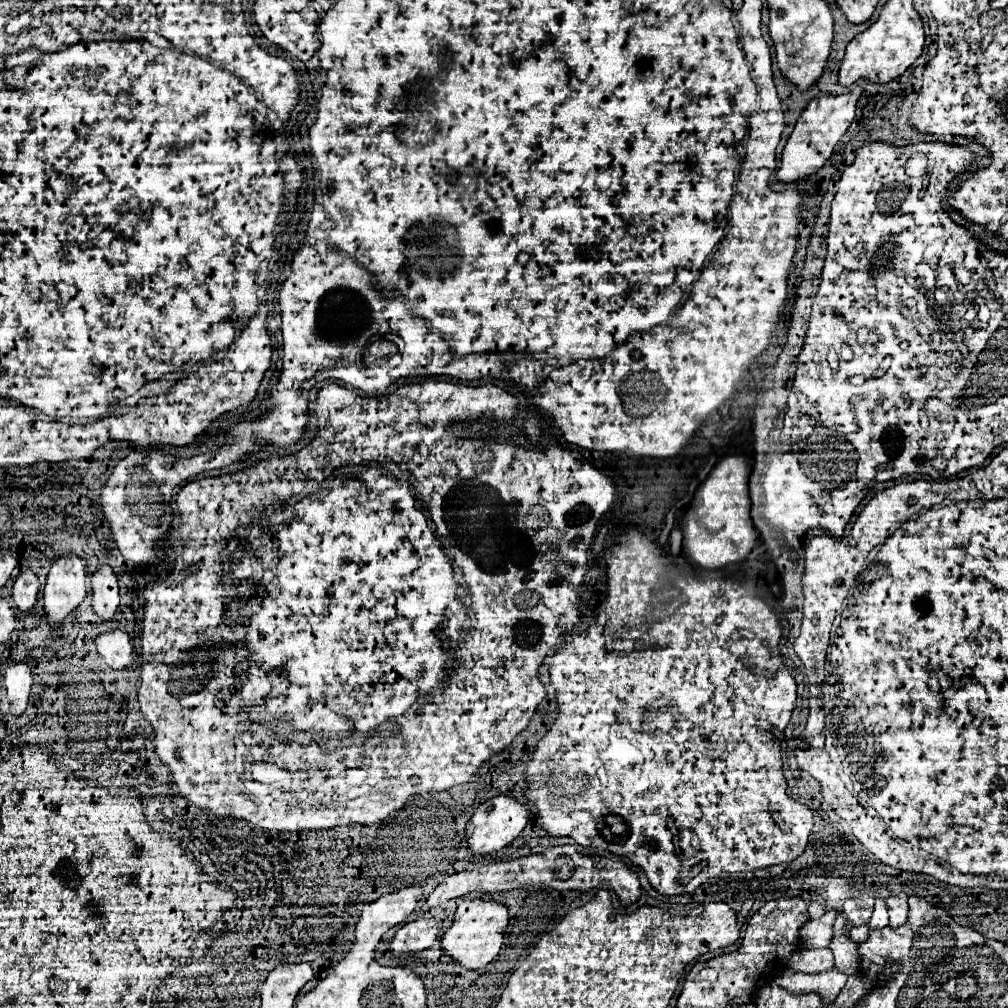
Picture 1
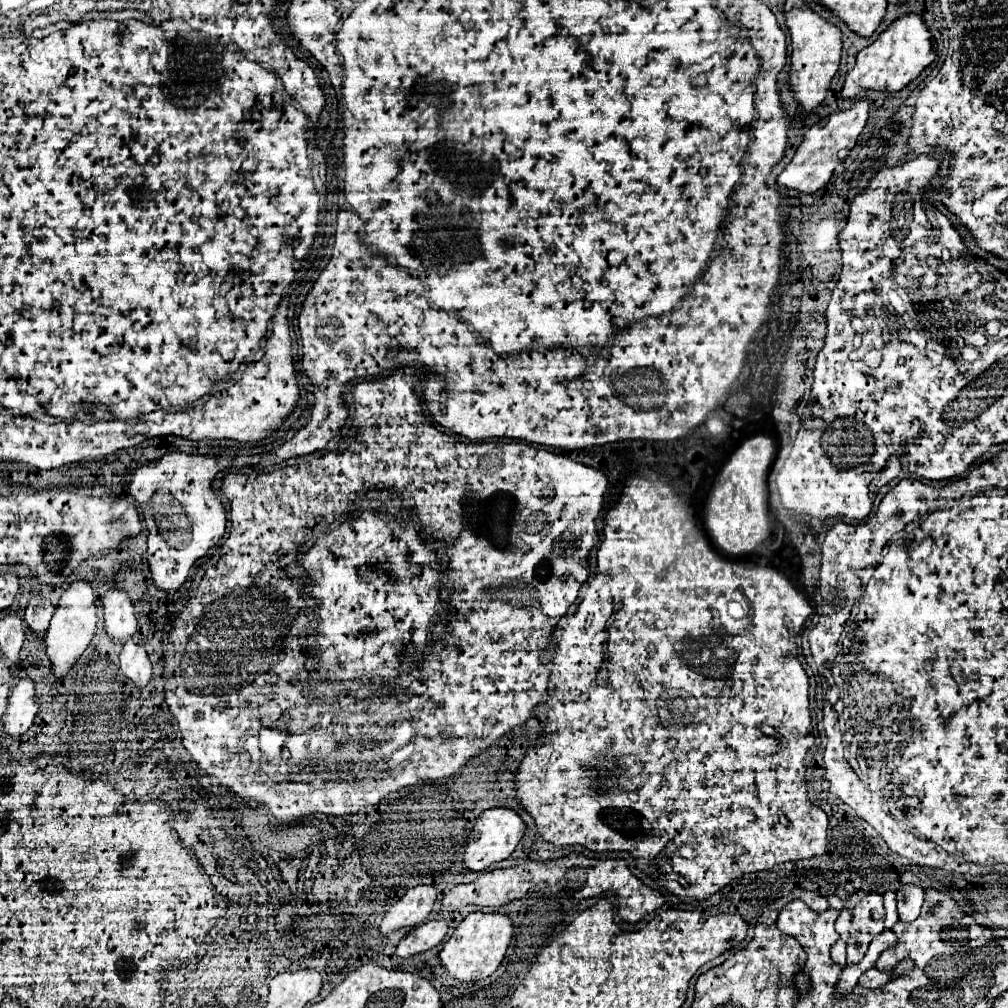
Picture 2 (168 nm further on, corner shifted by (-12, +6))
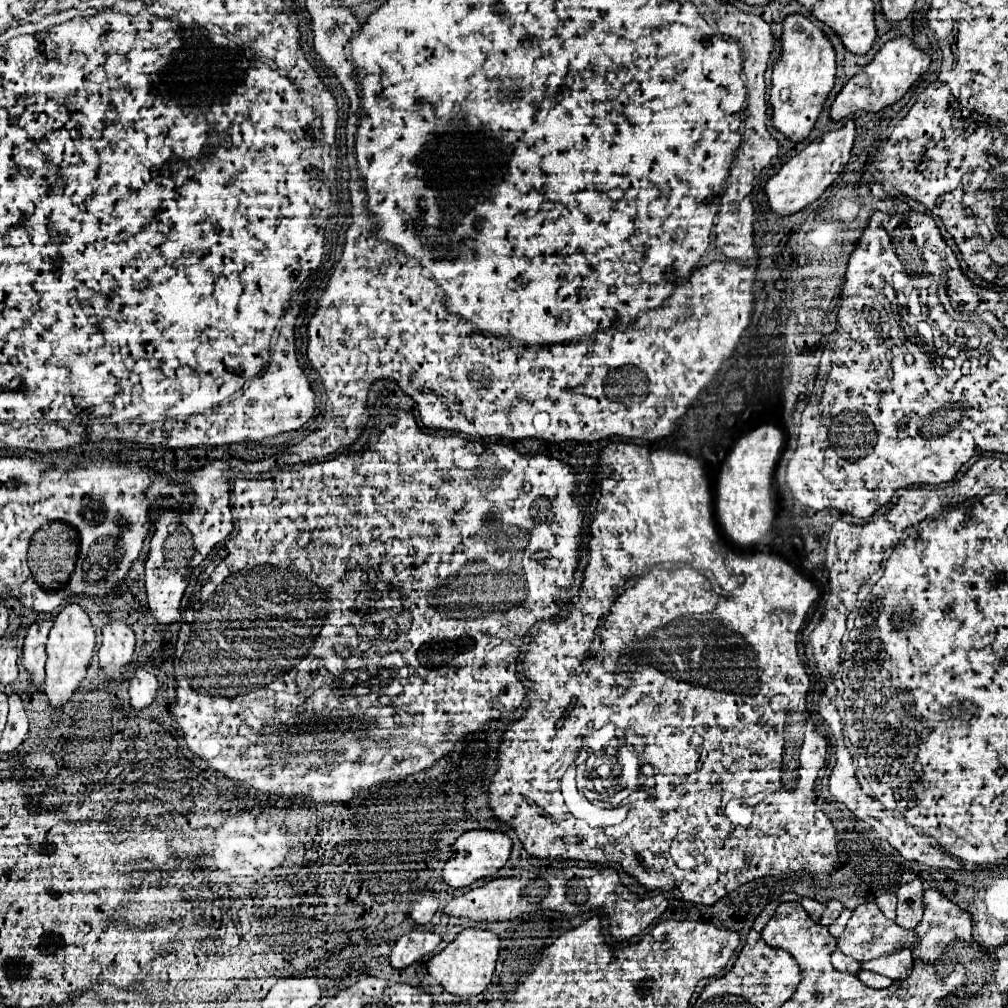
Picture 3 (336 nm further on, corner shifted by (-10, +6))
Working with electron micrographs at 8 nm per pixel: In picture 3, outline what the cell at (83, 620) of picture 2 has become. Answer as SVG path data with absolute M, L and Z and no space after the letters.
M68 604L54 620L54 626L48 636L48 660L46 660L46 684L44 694L48 696L50 706L62 708L70 696L80 688L82 680L86 678L86 670L90 666L92 654L96 646L96 634L90 624L88 614L78 604Z

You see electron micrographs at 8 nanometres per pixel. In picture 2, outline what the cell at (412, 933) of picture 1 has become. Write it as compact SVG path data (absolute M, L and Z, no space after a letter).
M428 920L408 932L396 946L396 954L400 958L410 958L414 954L426 952L442 942L442 938L448 932L448 924L444 920Z

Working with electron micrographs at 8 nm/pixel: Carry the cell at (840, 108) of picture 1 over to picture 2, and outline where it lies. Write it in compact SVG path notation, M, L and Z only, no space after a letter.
M858 100L852 108L848 110L836 110L832 114L828 114L826 118L818 120L806 134L802 144L798 146L792 162L782 170L782 174L778 176L778 184L786 186L786 188L794 188L798 192L816 192L820 190L832 176L834 168L838 164L844 162L844 158L848 156L848 152L854 148L856 138L860 136L860 132L866 126L866 118L868 118L868 100Z

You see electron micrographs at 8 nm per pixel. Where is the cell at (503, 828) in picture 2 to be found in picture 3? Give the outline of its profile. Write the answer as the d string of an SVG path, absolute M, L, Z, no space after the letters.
M470 830L464 832L454 844L452 844L452 856L444 864L442 870L442 880L450 888L466 888L472 882L480 878L492 878L510 858L510 848L512 842L504 832L490 832L490 830Z

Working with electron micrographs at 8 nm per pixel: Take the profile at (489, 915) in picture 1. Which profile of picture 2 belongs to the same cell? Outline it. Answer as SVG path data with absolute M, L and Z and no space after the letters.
M472 912L460 922L460 926L454 930L454 934L444 942L444 946L440 950L442 966L446 968L446 972L450 976L454 976L456 980L462 980L462 982L486 978L498 970L498 966L510 946L512 932L514 932L514 928L512 928L512 920L508 914Z

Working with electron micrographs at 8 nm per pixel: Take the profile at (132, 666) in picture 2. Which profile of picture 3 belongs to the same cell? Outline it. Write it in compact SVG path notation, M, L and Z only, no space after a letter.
M138 666L134 676L130 678L130 704L132 704L132 708L134 710L148 708L156 698L156 690L158 690L156 676L150 674L144 666Z

